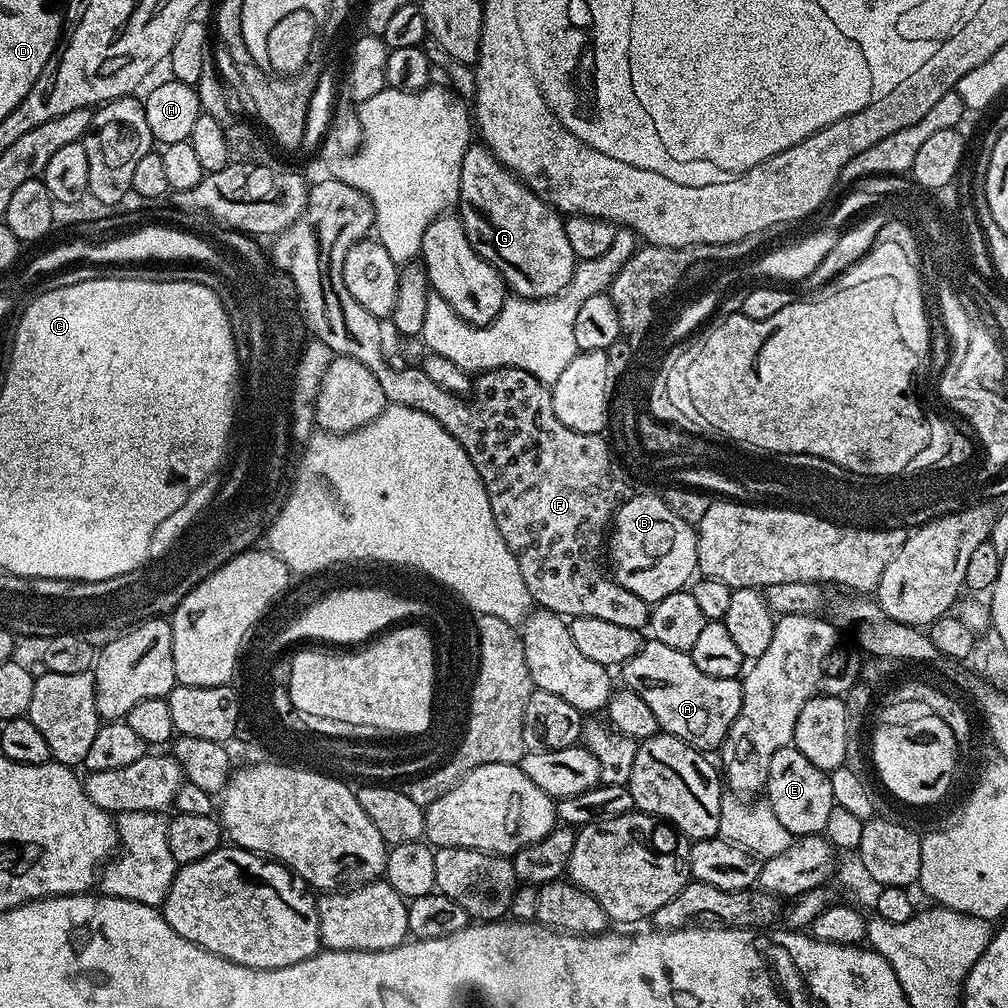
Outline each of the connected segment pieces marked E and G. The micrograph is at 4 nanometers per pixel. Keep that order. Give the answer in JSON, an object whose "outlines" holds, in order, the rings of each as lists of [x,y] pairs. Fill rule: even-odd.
{"outlines":[[[[795,746],[778,750],[778,754],[770,758],[766,799],[778,822],[786,826],[793,838],[818,836],[823,833],[830,810],[836,807],[830,786],[829,773],[814,766],[814,762],[810,762],[810,758],[806,758],[806,754],[799,752]]],[[[480,142],[469,144],[462,158],[458,215],[470,246],[498,270],[515,295],[528,300],[550,298],[572,281],[578,261],[566,238],[565,217]]]]}

